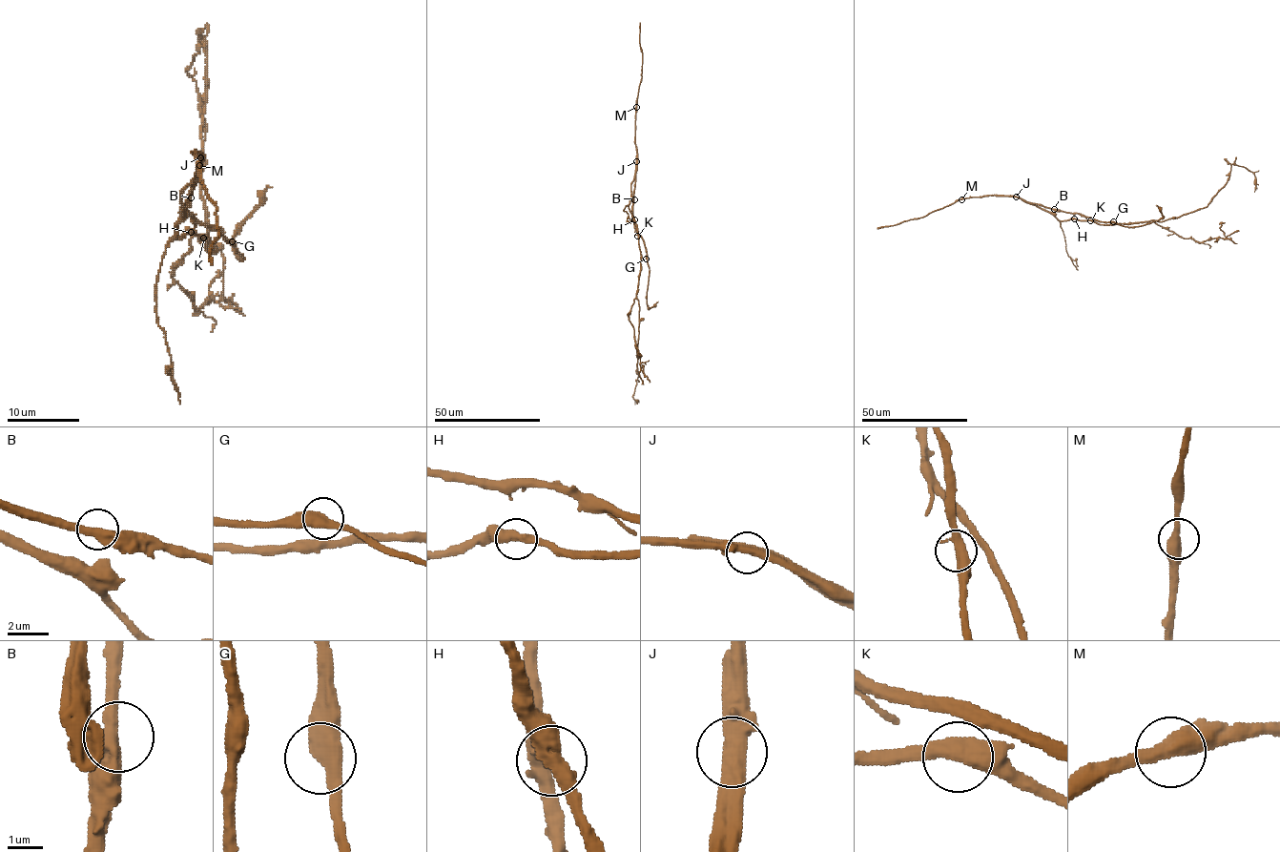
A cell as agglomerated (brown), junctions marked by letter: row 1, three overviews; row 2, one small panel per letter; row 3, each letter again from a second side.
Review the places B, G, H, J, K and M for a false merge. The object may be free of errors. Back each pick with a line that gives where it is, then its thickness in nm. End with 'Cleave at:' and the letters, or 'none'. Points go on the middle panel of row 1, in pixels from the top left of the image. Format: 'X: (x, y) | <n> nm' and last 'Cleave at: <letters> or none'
J: (636, 161) | 480 nm
Cleave at: J

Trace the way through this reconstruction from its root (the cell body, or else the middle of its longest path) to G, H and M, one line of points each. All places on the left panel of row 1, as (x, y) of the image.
G: (203, 238), (187, 232), (173, 239), (181, 218), (181, 193), (195, 180), (187, 211), (232, 241)
H: (203, 238), (191, 232)
M: (203, 238), (187, 232), (173, 239), (181, 218), (181, 193), (197, 169), (199, 155), (195, 153), (199, 165)

